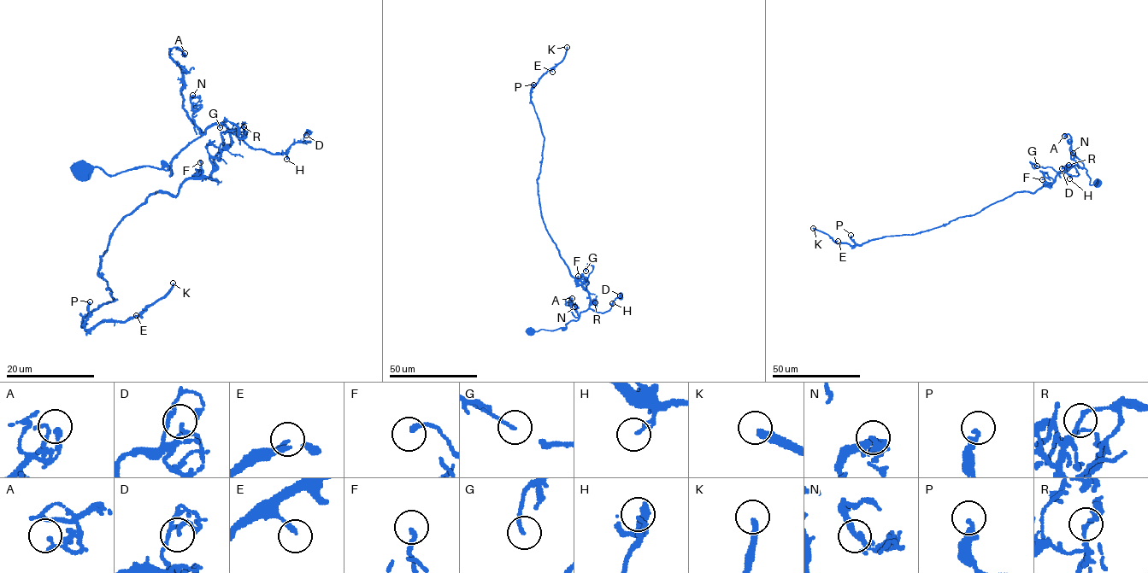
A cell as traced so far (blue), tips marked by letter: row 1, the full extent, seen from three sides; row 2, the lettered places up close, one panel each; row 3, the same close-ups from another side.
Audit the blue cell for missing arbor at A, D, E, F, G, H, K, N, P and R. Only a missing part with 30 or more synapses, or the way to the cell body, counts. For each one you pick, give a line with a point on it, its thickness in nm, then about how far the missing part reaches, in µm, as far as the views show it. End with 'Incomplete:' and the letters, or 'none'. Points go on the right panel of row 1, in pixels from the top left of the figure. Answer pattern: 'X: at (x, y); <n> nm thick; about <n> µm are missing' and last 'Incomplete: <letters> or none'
K: at (813, 228); 280 nm thick; about 150 µm are missing
Incomplete: K

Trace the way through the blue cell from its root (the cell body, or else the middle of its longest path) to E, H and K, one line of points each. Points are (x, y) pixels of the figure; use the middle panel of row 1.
E: (530, 330), (566, 328), (590, 302), (540, 211), (537, 179), (544, 137), (531, 90), (552, 72)
H: (530, 330), (566, 328), (566, 324), (577, 320), (580, 312), (590, 308), (603, 312), (611, 308), (612, 303)
K: (530, 330), (566, 328), (590, 302), (547, 230), (538, 193), (544, 137), (531, 90), (562, 60), (567, 47)

